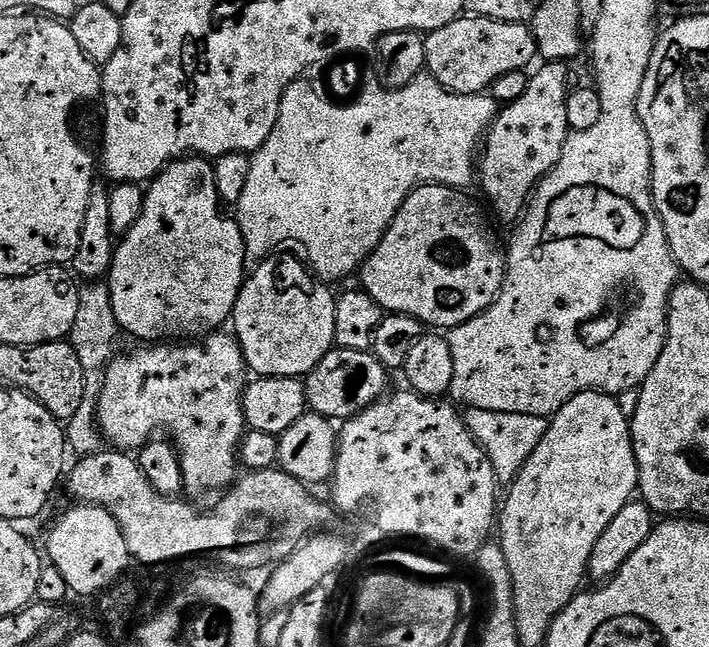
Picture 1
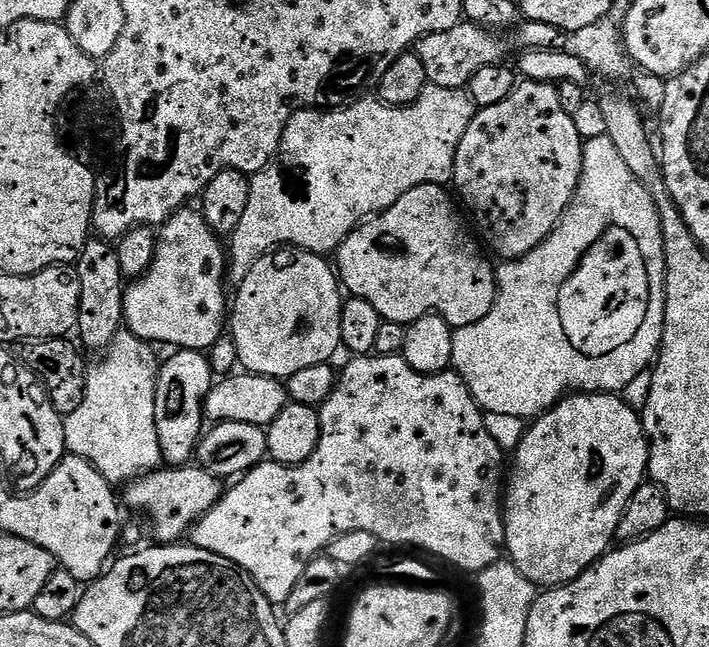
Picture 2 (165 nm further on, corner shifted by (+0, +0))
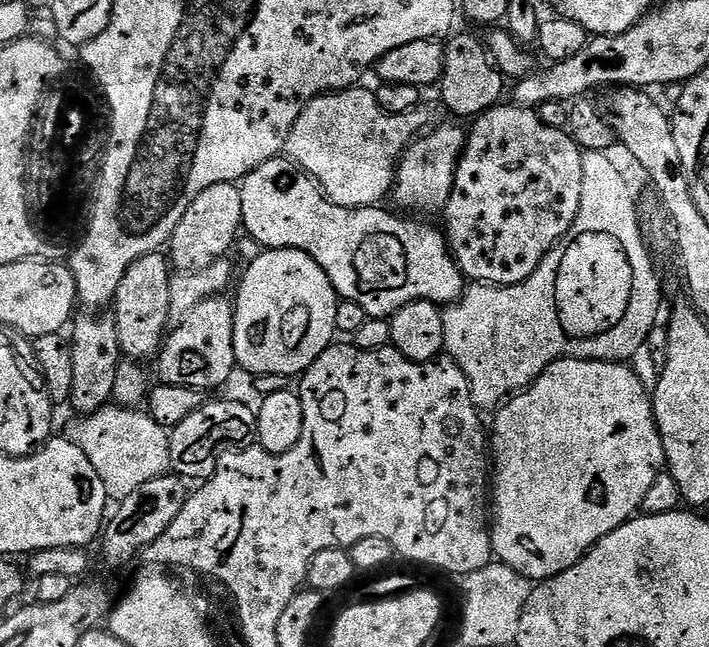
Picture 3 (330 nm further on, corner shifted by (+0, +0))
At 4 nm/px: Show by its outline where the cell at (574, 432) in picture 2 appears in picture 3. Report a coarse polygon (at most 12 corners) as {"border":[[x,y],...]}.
{"border":[[627,363],[495,413],[495,559],[570,570],[666,468]]}

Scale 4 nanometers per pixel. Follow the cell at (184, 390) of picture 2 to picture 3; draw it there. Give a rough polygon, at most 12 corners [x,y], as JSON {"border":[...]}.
{"border":[[210,297],[167,333],[164,378],[224,384],[238,368],[233,301]]}

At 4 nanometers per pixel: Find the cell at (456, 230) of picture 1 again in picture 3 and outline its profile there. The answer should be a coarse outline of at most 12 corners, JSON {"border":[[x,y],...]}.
{"border":[[277,158],[239,185],[261,249],[297,248],[370,318],[466,277],[445,233],[343,208]]}

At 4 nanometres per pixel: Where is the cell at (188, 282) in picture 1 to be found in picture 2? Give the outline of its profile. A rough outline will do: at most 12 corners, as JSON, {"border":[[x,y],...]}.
{"border":[[185,206],[124,290],[140,340],[204,352],[226,328],[226,248]]}

